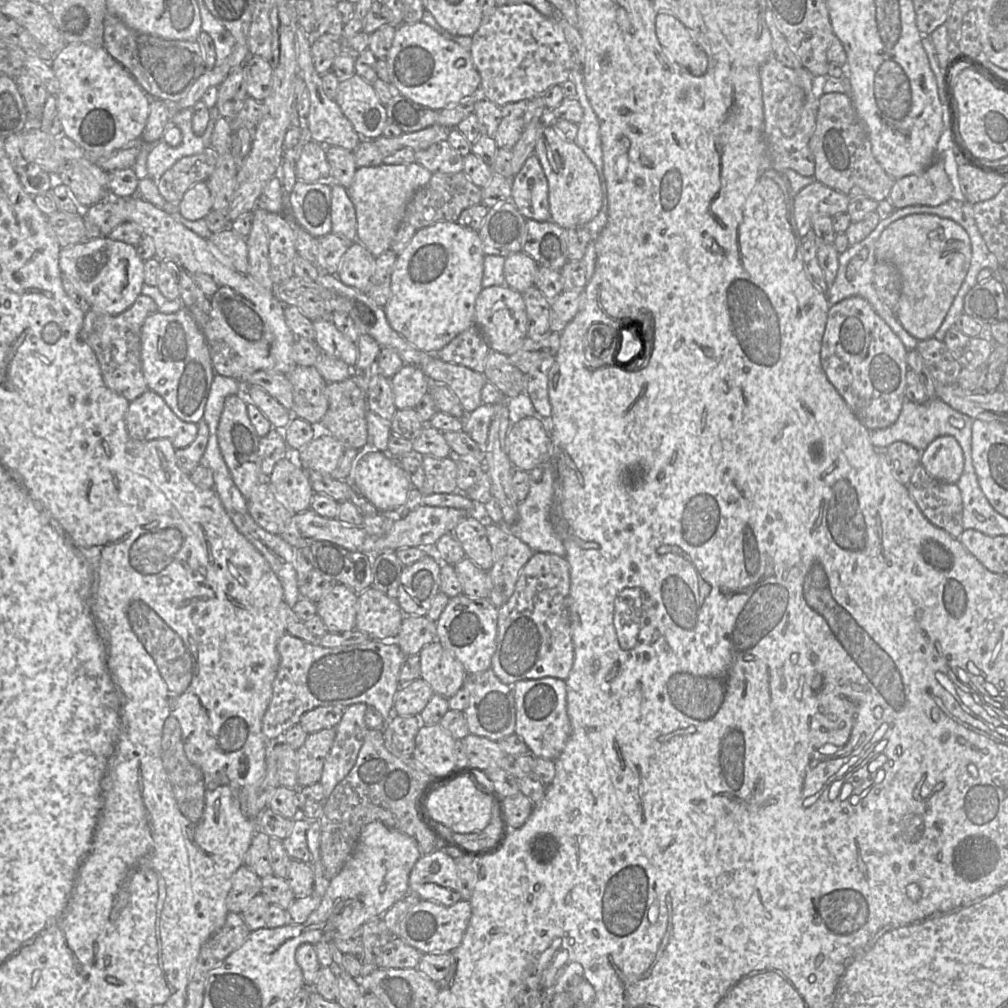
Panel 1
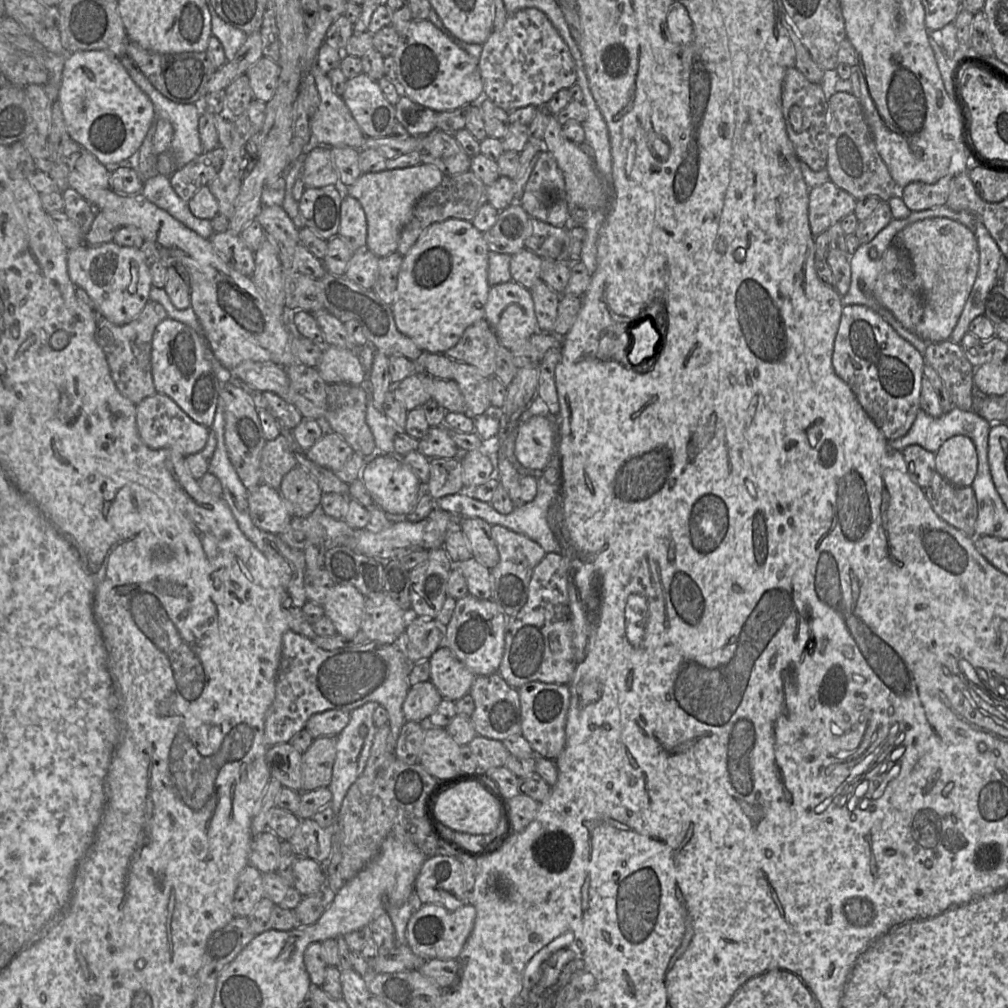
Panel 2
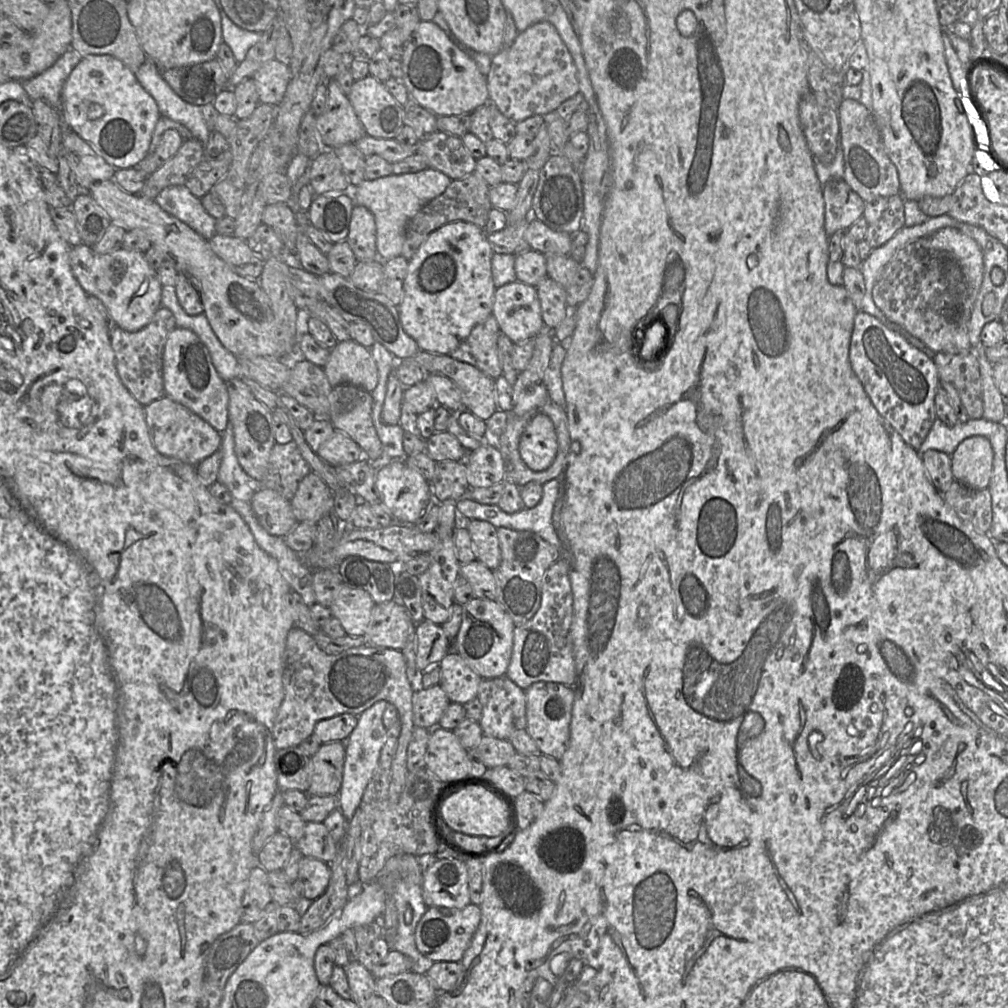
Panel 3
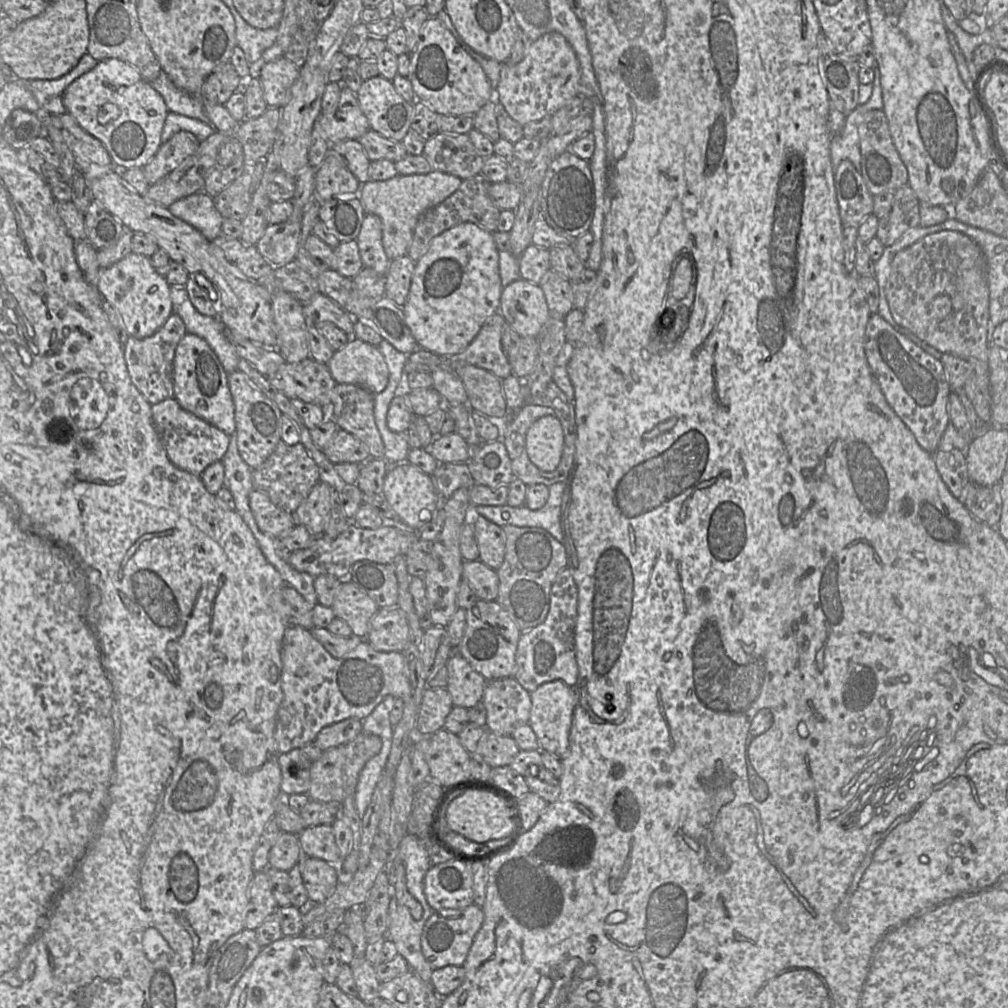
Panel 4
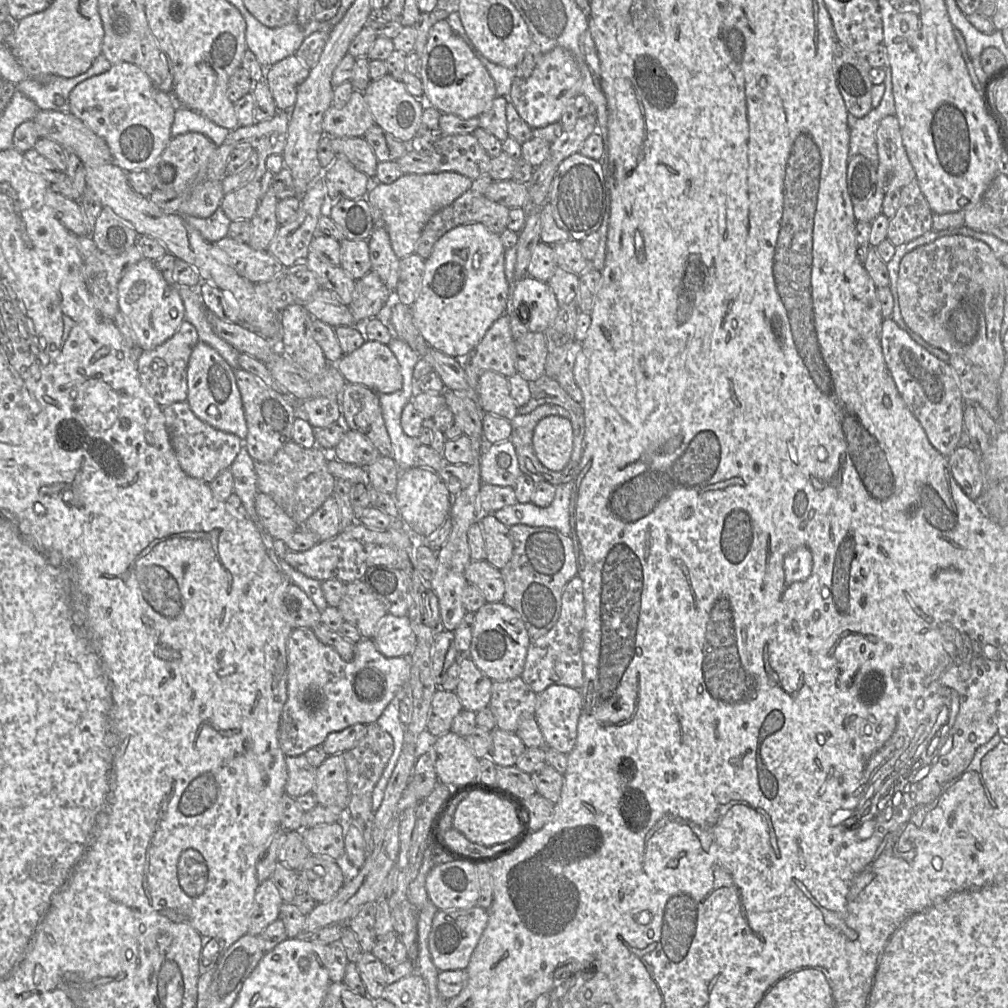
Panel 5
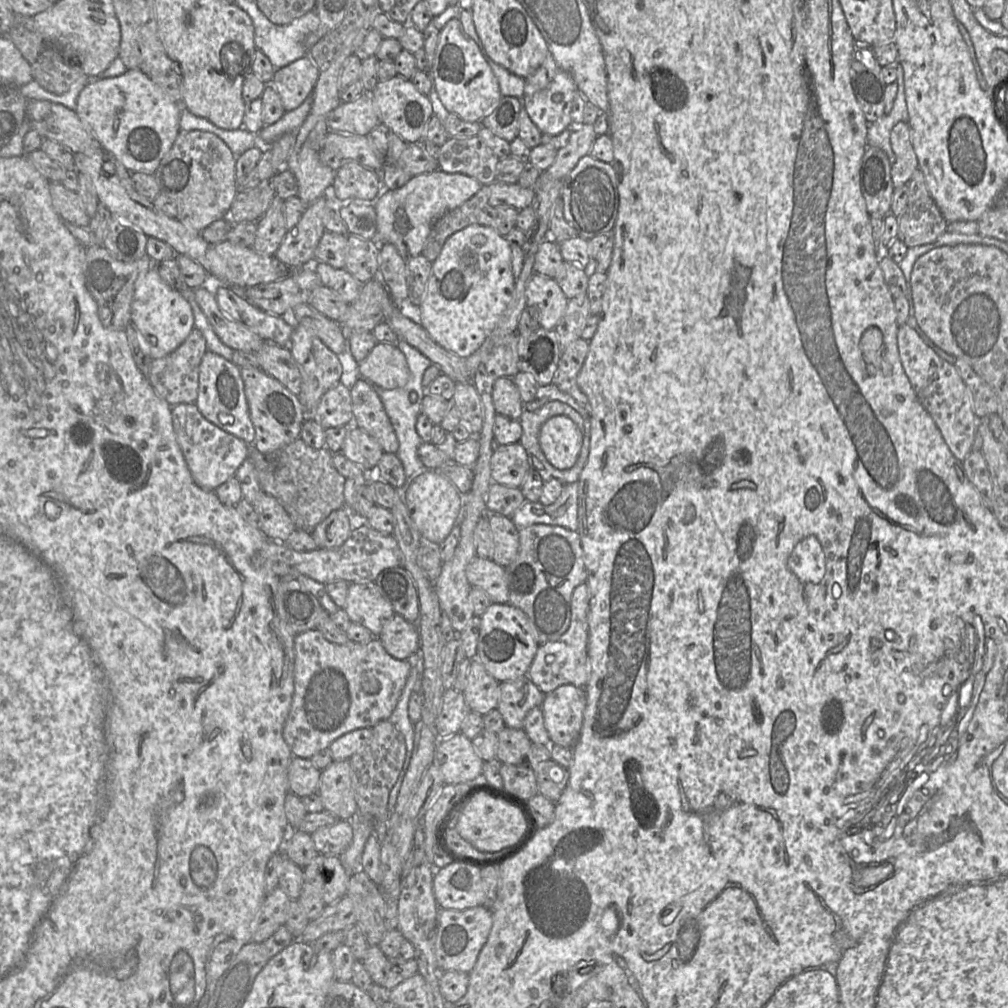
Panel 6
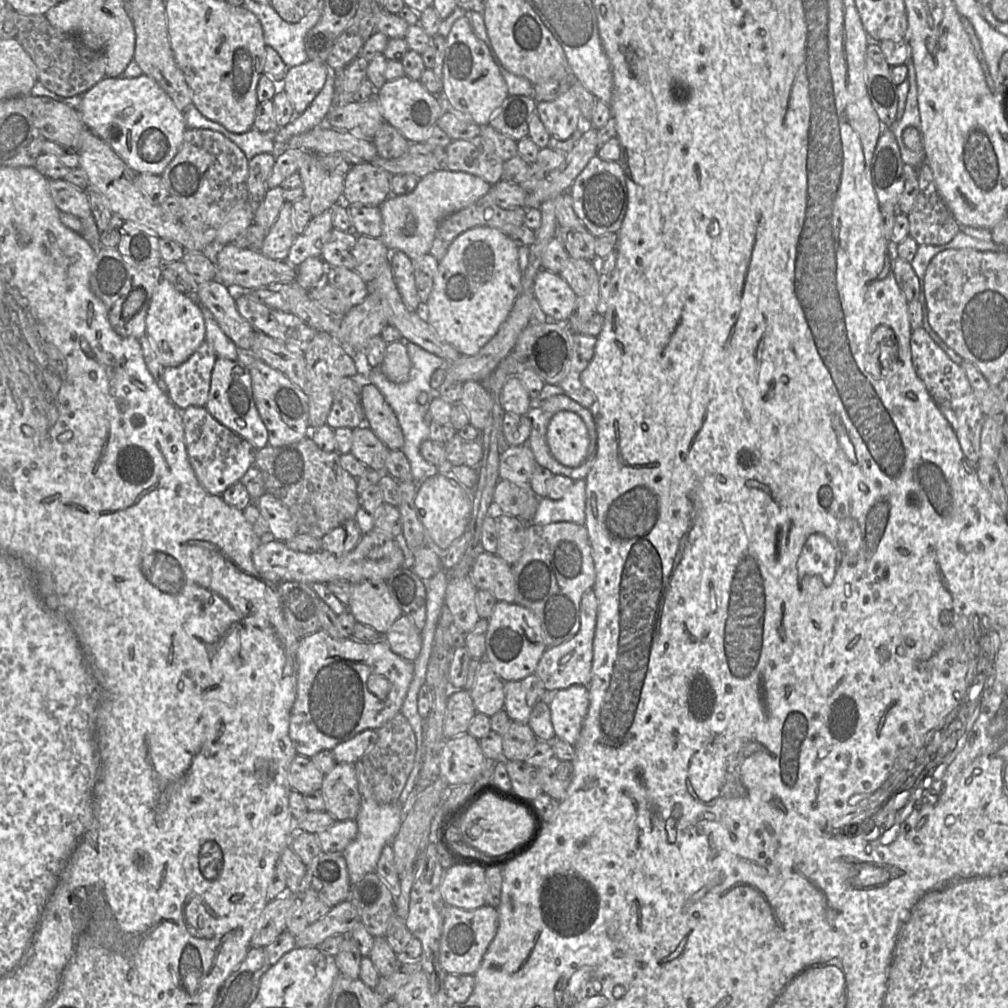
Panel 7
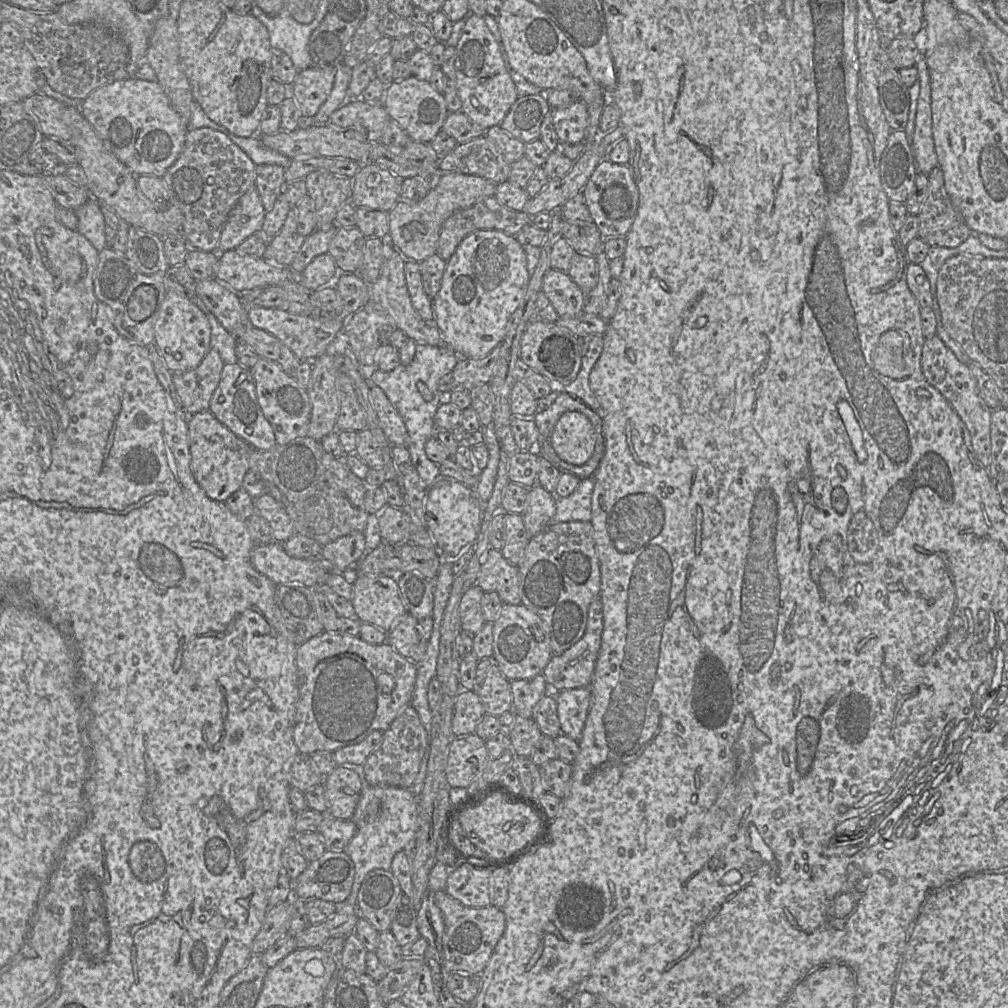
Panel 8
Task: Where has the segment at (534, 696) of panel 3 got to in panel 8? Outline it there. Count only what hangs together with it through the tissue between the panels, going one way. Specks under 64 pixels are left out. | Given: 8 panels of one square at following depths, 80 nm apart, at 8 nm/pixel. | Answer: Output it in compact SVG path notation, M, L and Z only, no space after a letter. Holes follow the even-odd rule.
M589 687L555 692L562 734L579 741L592 702Z

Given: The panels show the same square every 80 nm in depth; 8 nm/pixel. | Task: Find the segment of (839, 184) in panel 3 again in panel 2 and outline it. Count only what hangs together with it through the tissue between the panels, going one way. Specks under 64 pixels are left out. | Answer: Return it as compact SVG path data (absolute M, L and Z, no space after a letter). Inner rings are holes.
M831 181L810 189L808 203L812 235L818 236L843 217L852 214L857 200Z

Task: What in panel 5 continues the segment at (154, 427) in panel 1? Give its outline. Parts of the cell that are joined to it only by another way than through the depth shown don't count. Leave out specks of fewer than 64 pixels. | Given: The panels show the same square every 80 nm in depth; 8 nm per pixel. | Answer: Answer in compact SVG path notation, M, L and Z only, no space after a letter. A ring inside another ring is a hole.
M186 401L175 402L162 409L171 445L182 470L187 475L209 484L221 471L230 468L243 447L243 441L239 437L201 421Z

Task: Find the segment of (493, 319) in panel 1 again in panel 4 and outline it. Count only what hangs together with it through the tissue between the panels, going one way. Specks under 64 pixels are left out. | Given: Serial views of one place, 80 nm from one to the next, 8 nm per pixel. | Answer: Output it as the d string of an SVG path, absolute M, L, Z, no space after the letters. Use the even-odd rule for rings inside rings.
M522 278L503 288L498 313L521 338L536 338L551 318L540 285Z

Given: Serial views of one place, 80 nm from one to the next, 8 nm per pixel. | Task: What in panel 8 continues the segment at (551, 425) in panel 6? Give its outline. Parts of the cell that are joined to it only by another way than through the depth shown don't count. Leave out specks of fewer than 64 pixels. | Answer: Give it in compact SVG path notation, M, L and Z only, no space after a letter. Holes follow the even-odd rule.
M571 411L560 417L550 440L561 460L581 466L594 454L596 433L591 421L584 414Z

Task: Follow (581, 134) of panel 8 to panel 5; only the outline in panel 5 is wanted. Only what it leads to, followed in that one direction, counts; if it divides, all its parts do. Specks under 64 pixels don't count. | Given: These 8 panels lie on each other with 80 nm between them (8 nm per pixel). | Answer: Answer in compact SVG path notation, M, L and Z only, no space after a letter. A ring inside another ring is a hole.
M556 47L540 57L528 78L515 77L508 94L508 103L513 105L529 127L540 128L559 122L566 107L580 93L581 85L582 76L575 58L564 48Z

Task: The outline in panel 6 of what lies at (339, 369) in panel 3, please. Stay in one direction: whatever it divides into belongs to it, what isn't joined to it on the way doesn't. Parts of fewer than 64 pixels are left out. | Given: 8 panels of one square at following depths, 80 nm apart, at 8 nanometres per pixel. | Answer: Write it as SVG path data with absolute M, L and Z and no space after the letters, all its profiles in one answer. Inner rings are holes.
M377 343L358 369L360 378L387 390L404 387L410 377L406 357L395 344Z

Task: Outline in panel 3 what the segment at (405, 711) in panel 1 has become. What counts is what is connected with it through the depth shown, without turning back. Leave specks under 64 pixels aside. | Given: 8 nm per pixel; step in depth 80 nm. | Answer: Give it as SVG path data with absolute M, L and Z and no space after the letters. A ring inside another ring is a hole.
M439 685L415 690L412 697L414 726L428 730L437 727L449 704L448 696Z

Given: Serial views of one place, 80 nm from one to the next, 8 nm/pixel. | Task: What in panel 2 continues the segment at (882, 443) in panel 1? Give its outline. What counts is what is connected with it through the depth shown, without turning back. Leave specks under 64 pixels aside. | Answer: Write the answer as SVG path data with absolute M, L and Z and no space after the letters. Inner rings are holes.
M953 407L950 411L944 413L940 417L933 417L922 409L917 413L915 420L909 431L902 437L888 440L889 445L898 451L901 451L909 445L916 445L927 451L936 453L941 445L953 436L963 435L971 439L973 442L977 457L980 474L989 472L988 466L988 435L992 424L973 413L972 411L964 411Z

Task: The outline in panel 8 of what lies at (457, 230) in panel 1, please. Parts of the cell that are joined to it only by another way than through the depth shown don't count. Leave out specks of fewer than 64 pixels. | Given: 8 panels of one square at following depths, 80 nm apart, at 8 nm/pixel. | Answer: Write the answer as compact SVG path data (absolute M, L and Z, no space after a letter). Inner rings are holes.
M480 230L466 236L447 261L441 288L432 300L434 325L440 331L443 343L461 358L480 359L487 356L504 341L510 330L511 318L524 300L530 277L524 248L515 236L498 230Z

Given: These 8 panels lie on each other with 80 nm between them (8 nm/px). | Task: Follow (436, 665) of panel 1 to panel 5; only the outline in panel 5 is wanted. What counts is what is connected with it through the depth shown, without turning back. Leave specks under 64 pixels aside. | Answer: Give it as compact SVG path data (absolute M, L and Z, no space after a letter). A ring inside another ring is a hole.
M469 657L458 660L458 677L455 693L463 709L476 713L488 707L493 681Z

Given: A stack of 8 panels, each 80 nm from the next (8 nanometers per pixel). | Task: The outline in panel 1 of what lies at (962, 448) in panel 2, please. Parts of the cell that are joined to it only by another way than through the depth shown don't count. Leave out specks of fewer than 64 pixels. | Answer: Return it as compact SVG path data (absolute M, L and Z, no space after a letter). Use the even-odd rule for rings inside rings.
M938 437L921 452L920 465L938 481L956 484L964 470L963 450L954 437Z

